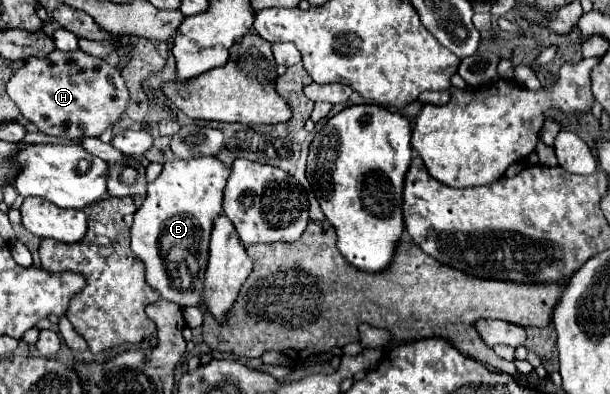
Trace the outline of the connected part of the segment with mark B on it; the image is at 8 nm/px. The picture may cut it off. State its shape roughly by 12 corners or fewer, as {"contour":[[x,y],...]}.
{"contour":[[173,159],[131,225],[145,279],[199,305],[231,169]]}

